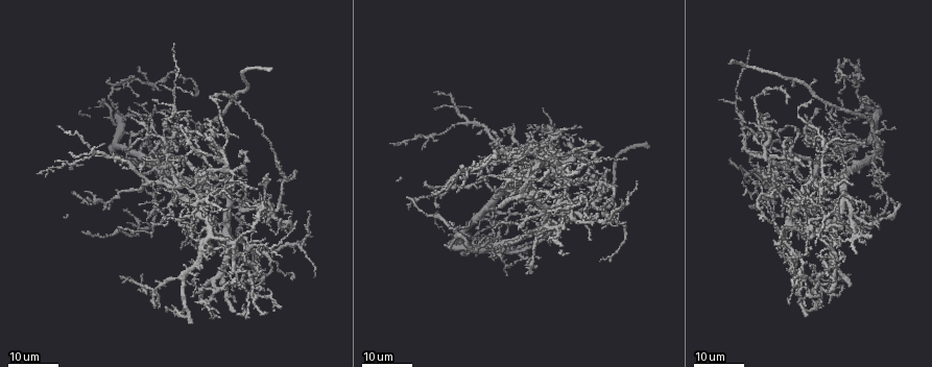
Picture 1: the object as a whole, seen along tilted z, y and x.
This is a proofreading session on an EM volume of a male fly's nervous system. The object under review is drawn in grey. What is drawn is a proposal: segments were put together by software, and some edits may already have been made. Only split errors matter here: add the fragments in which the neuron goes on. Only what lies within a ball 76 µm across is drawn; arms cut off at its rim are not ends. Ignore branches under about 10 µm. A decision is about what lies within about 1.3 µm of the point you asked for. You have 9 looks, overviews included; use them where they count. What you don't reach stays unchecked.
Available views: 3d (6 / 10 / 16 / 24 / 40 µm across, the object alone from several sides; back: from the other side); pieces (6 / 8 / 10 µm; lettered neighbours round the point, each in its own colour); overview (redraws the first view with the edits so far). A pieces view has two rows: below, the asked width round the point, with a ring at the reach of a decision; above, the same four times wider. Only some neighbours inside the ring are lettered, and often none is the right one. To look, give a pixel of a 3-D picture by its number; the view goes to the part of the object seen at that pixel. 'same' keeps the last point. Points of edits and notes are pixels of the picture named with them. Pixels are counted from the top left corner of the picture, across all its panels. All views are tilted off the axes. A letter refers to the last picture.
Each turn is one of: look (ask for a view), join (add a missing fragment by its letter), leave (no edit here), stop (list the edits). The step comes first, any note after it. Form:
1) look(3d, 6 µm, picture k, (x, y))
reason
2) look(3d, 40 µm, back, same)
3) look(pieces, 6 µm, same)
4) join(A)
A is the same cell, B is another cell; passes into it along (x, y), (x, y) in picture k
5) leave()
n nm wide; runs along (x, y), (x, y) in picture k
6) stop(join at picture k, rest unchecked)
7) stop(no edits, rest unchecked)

look(3d, 16 µm, picture 1, (438, 208))
branch stops here

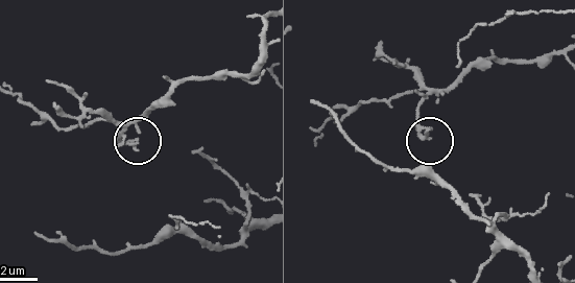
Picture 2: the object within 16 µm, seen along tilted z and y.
look(pieces, 10 µm, picture 2, (137, 138))

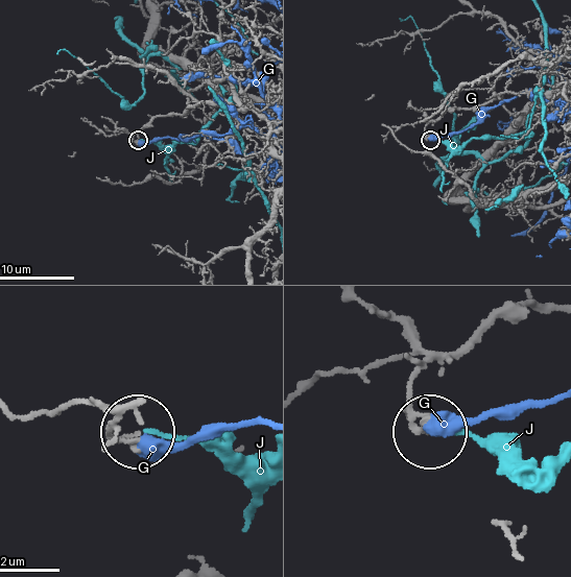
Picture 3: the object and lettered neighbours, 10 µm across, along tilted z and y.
leave()
200 nm wide; G and J are other cells; none of them fits

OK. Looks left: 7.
look(3d, 16 µm, picture 1, (818, 223))
free end

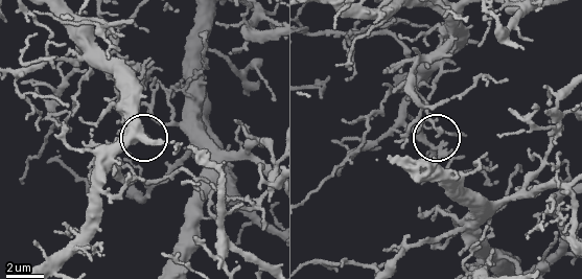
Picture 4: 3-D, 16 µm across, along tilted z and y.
look(pieces, 6 µm, picture 4, (437, 135))
what lies round it

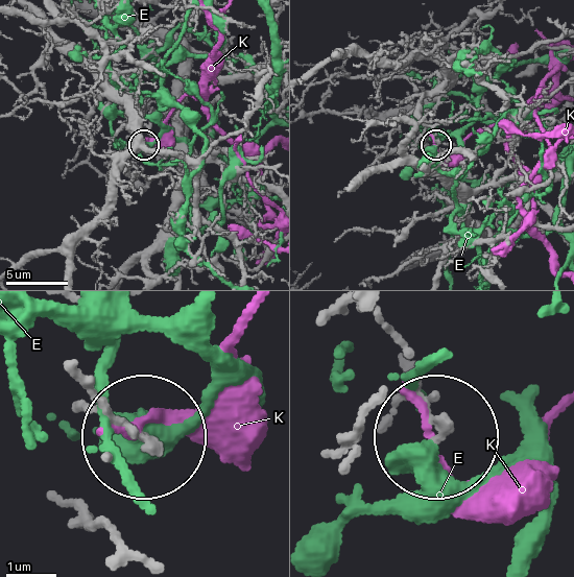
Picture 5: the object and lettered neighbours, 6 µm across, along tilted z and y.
leave()
E and K are other cells; none of them fits

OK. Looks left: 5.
look(3d, 16 µm, picture 1, (786, 199))

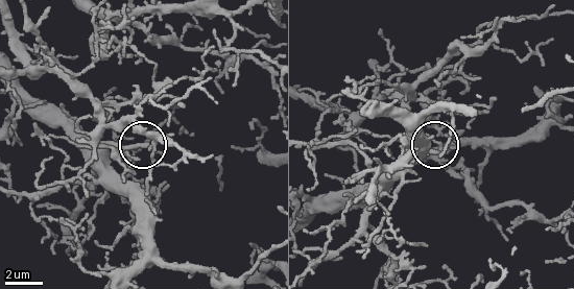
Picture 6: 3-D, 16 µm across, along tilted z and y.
look(pieces, 10 µm, picture 6, (145, 146))

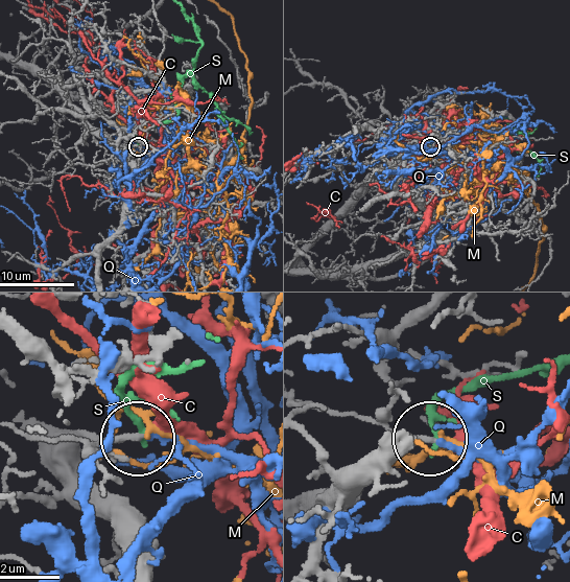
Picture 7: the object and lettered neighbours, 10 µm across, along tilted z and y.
leave()
C, M, Q and S are other cells; none of them fits

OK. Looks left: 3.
look(3d, 24 µm, picture 1, (555, 181))
an open end

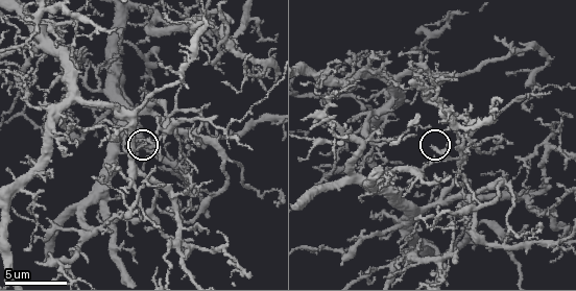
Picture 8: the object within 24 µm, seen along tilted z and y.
look(pieces, 10 µm, picture 8, (434, 147))
what lies round it

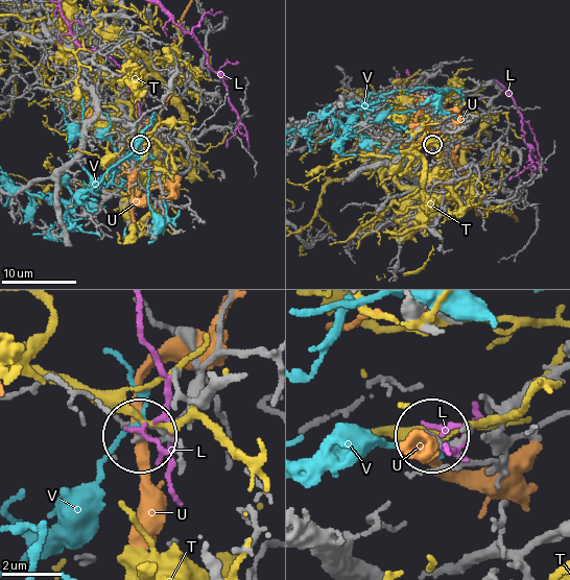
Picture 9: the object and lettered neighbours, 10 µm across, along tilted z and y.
leave()
L, T, U and V are other cells; none of them fits

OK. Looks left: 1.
stop(no edits, rest unchecked)

